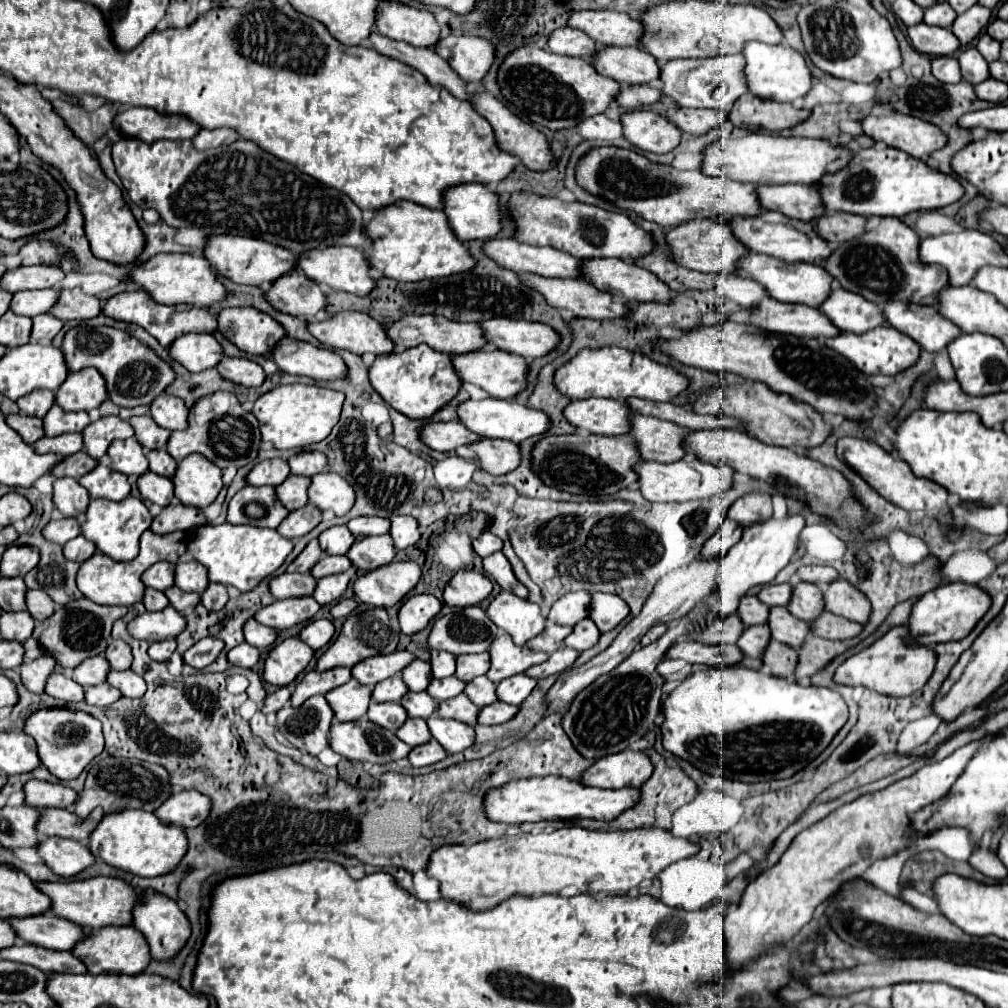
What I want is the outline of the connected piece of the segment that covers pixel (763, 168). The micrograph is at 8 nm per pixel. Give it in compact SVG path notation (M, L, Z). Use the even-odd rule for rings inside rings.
M749 132L741 138L721 138L703 150L701 172L707 176L725 176L739 182L759 184L807 184L813 186L827 172L841 170L851 160L851 150L837 150L827 140L785 138L767 132Z

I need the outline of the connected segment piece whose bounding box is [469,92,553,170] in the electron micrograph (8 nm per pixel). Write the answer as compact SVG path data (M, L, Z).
M485 92L481 96L473 96L471 106L491 124L493 132L495 132L495 140L499 144L499 150L507 150L507 154L513 154L517 158L521 158L521 162L531 168L531 170L547 170L553 162L553 154L549 150L549 144L545 140L545 136L533 128L531 124L525 124L521 118L517 118L515 114L511 114L497 98L493 98L491 94L487 96Z

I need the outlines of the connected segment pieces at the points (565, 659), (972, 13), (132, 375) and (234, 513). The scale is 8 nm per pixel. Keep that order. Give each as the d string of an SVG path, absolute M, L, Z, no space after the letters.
M561 648L557 652L553 652L543 664L537 664L533 668L529 668L525 674L529 678L545 678L545 676L551 676L551 674L561 674L565 672L567 668L573 666L575 658L579 656L577 650L571 650L571 648Z
M975 4L965 14L959 14L955 18L951 32L961 40L961 44L967 44L987 26L989 18L991 18L991 10L981 4Z
M85 324L75 326L65 334L61 350L65 354L69 372L77 372L85 366L97 368L107 382L109 398L117 406L129 406L129 408L139 406L139 404L149 406L151 400L155 396L159 396L175 380L175 372L171 370L171 366L167 362L157 358L155 352L149 350L147 346L143 346L137 338L133 338L127 332L117 330L117 328L109 328L109 326L91 328Z
M245 486L227 506L229 524L251 524L263 528L277 528L289 512L275 496L273 486Z

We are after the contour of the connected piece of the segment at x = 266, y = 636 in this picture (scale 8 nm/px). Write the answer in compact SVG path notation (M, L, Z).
M249 618L249 622L245 622L243 634L245 634L245 642L253 644L253 646L259 648L259 650L261 650L261 648L267 648L267 646L273 644L275 638L277 638L277 632L275 632L273 628L263 626L263 624L259 624L259 622L253 620L253 618Z

